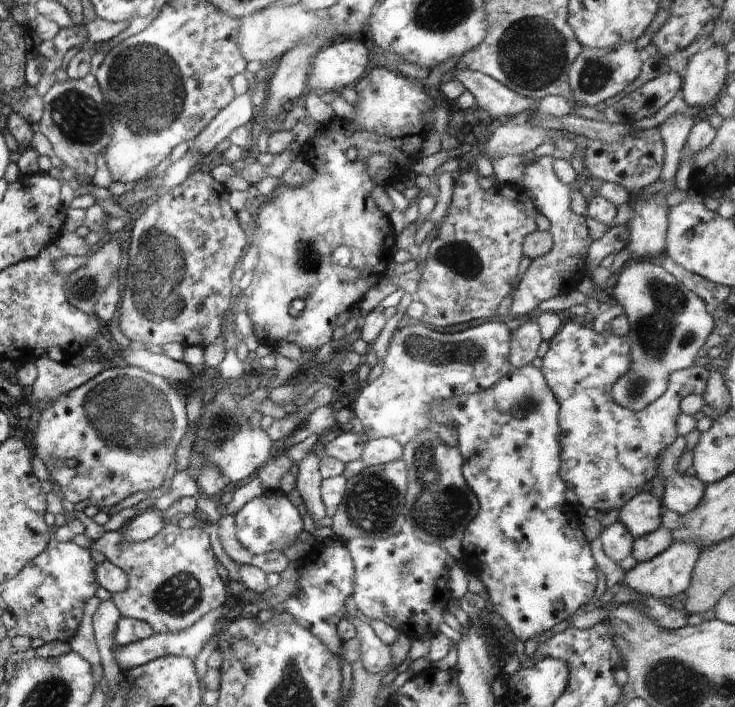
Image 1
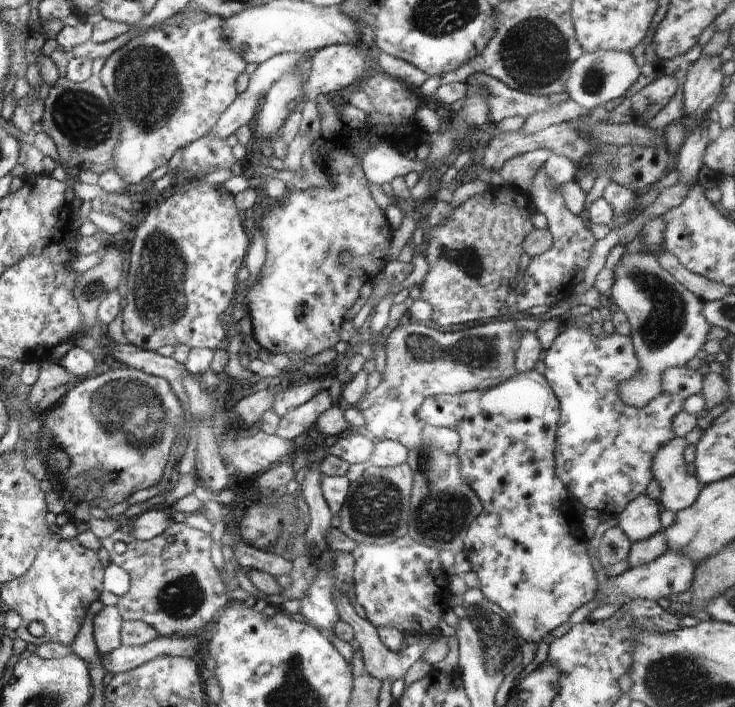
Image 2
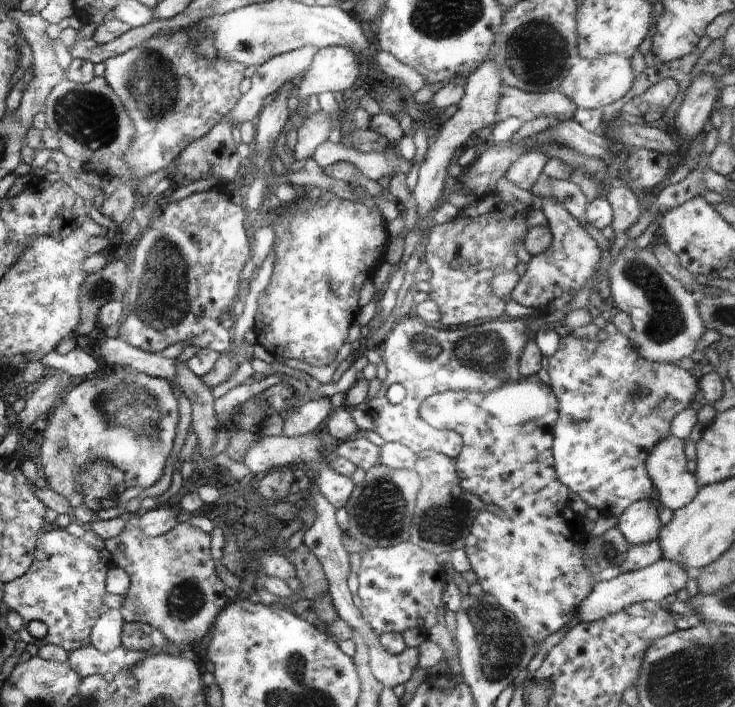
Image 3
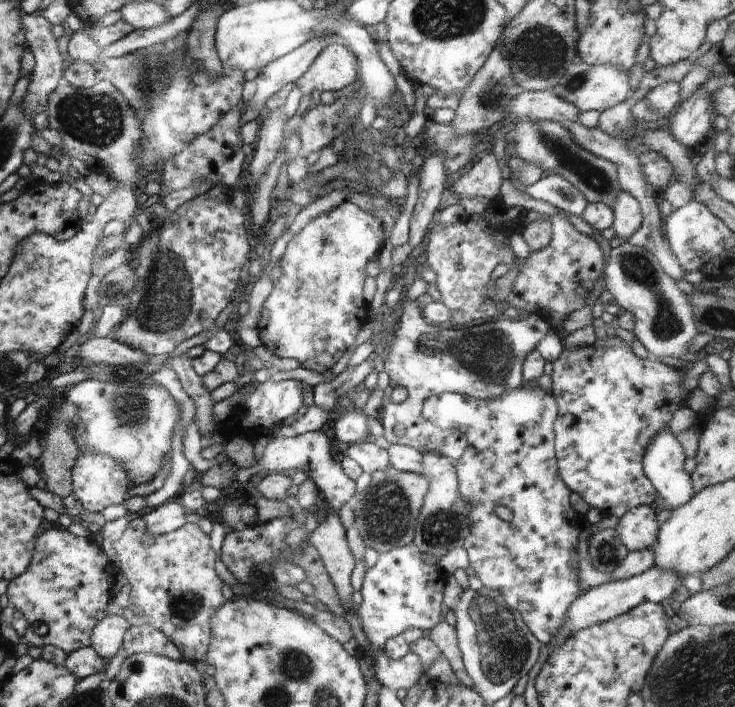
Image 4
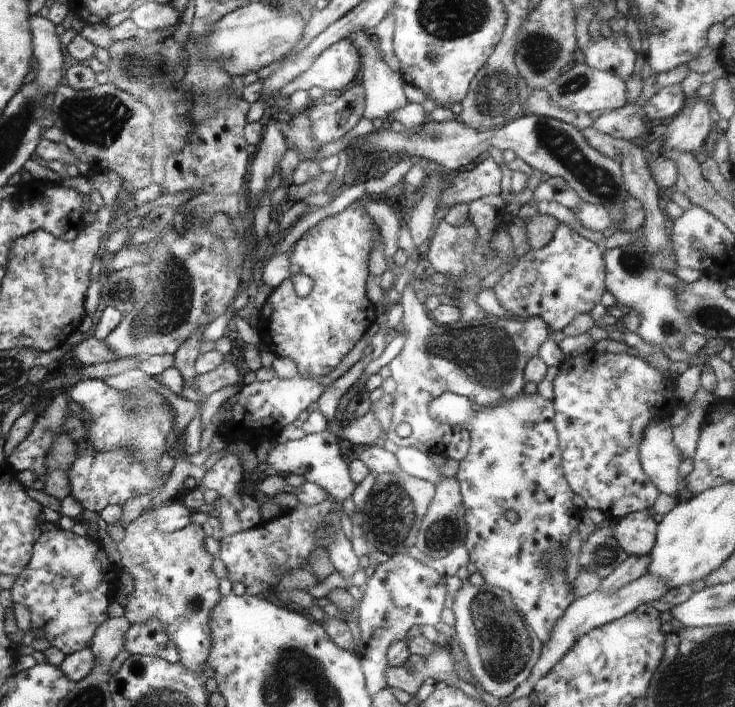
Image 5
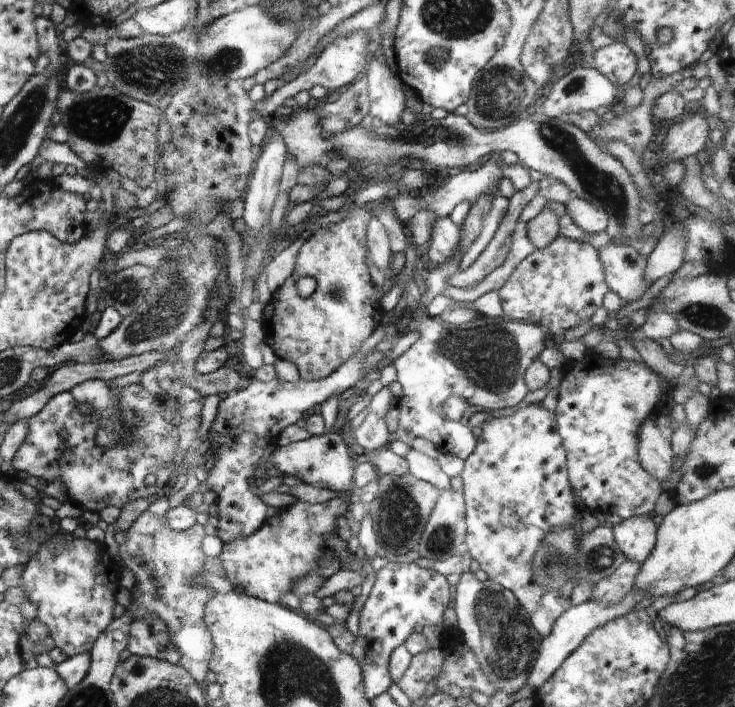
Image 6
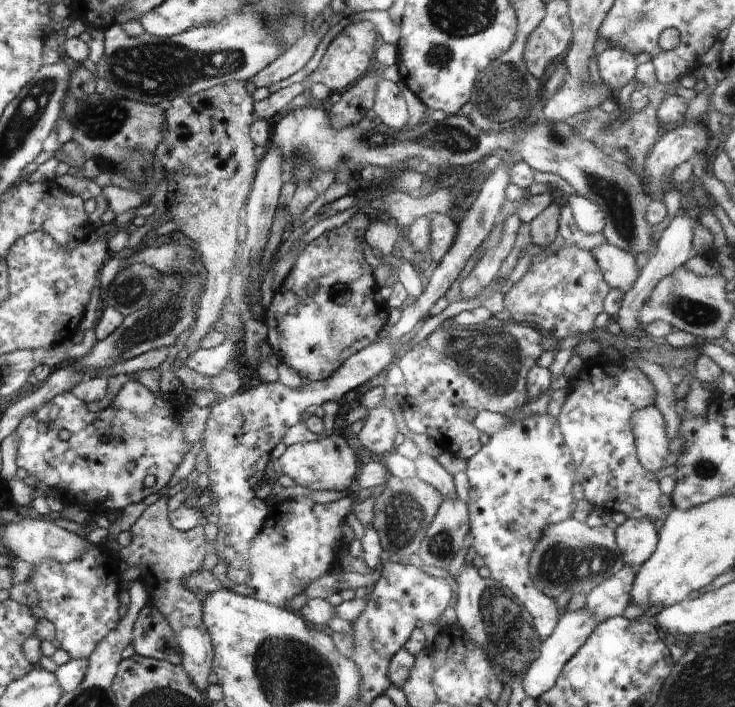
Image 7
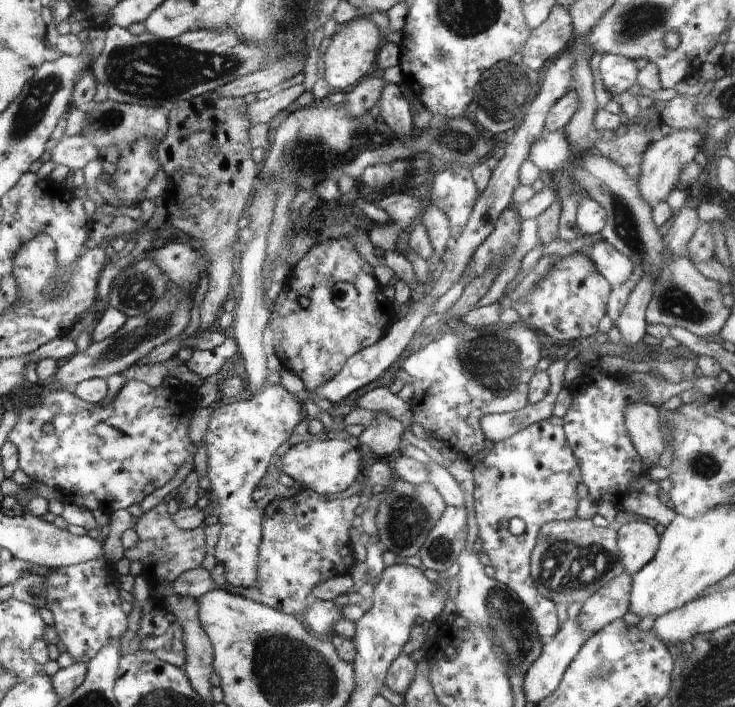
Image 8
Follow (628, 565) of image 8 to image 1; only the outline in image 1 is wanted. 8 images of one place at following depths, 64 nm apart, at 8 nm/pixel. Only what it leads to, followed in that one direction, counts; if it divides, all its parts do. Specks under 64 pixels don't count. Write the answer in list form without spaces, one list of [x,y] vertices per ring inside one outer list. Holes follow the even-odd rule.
[[[641,491],[620,509],[619,522],[632,537],[655,532],[662,525],[662,498],[651,491]]]

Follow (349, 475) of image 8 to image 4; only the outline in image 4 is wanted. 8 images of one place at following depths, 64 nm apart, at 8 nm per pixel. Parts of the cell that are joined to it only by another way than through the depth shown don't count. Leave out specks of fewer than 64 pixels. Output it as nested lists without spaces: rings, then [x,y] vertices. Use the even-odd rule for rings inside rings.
[[[311,431],[298,434],[294,437],[274,437],[268,446],[264,448],[262,456],[257,460],[262,466],[263,471],[272,473],[292,474],[297,471],[304,471],[309,474],[318,488],[322,500],[326,501],[328,506],[338,512],[338,510],[349,503],[349,500],[355,496],[355,481],[350,479],[341,468],[339,462],[334,460],[334,455],[330,447],[335,440],[330,440],[322,431]]]

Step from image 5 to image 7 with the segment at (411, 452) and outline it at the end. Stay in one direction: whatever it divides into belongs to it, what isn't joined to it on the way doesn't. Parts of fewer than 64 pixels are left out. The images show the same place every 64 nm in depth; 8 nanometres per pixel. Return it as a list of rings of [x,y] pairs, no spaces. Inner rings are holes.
[[[428,454],[428,456],[420,456],[420,458],[414,461],[416,465],[416,471],[420,480],[432,484],[438,492],[447,498],[448,500],[454,500],[458,498],[456,489],[454,488],[453,475],[451,475],[437,459],[434,454]]]

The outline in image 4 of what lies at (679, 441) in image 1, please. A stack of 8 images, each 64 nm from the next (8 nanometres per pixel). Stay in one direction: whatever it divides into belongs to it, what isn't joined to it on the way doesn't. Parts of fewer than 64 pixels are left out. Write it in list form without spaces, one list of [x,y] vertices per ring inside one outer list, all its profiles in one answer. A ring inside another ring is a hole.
[[[668,428],[663,429],[648,444],[643,457],[643,472],[645,476],[650,480],[657,494],[664,500],[663,504],[670,506],[672,509],[687,504],[695,494],[691,476],[684,470],[686,459],[681,443]]]

